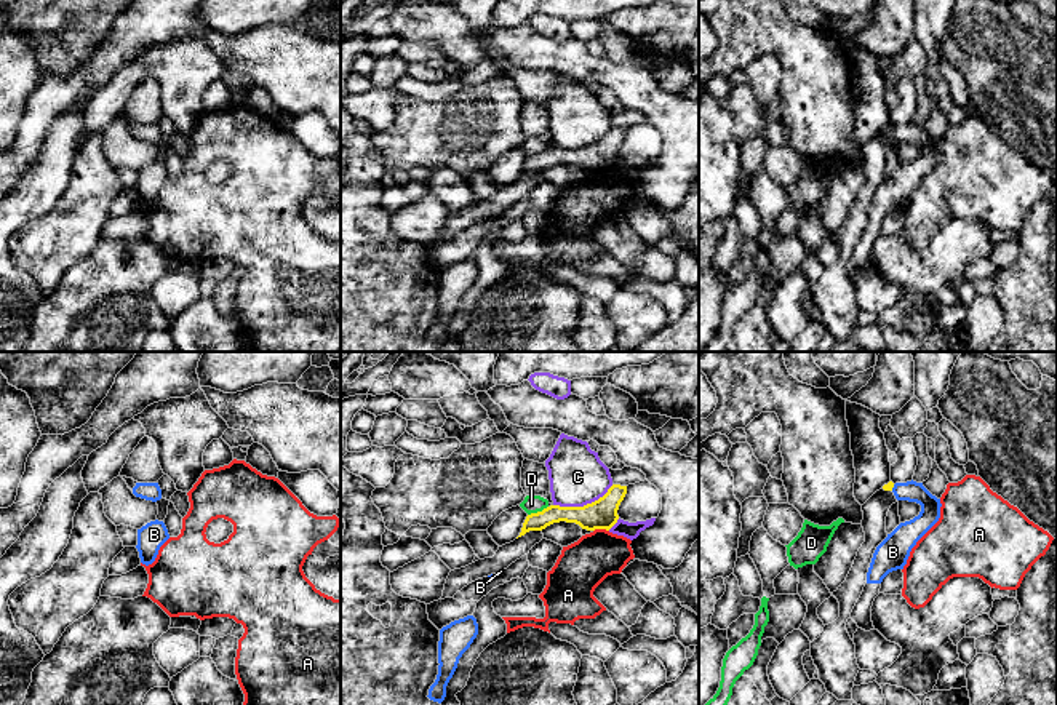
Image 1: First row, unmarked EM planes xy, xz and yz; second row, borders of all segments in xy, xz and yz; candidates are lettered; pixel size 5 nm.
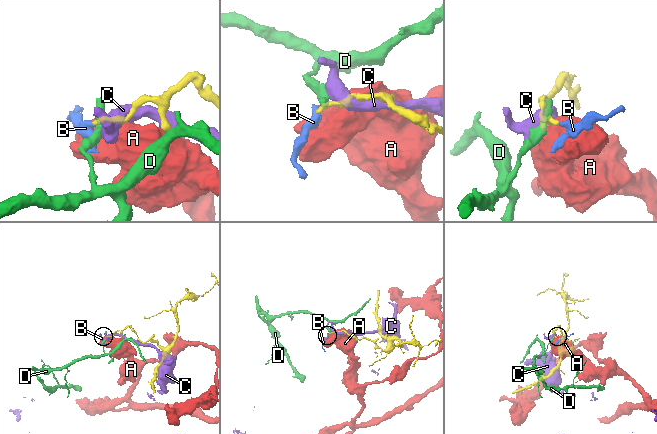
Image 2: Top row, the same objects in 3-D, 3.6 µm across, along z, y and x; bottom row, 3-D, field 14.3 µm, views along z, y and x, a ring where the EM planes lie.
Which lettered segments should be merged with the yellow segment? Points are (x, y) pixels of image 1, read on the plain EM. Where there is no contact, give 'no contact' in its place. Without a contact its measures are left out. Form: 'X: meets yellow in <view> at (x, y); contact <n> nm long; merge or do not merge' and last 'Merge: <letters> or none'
A: meets yellow in xz at (600, 170); contact 80 nm long; do not merge
B: meets yellow in yz at (893, 128); contact 40 nm long; merge
C: meets yellow in xz at (584, 147); contact 320 nm long; do not merge
D: meets yellow in xz at (538, 154); contact 120 nm long; do not merge
Merge: B

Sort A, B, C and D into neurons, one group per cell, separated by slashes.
A / B / C / D

